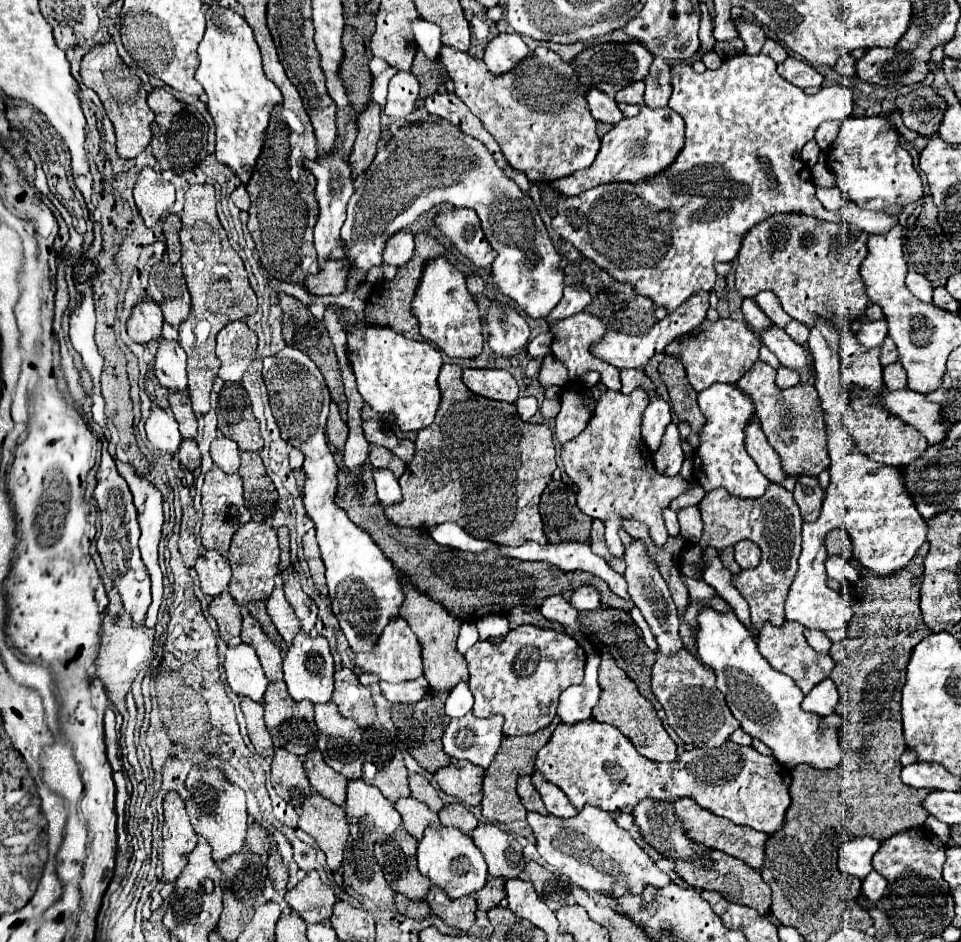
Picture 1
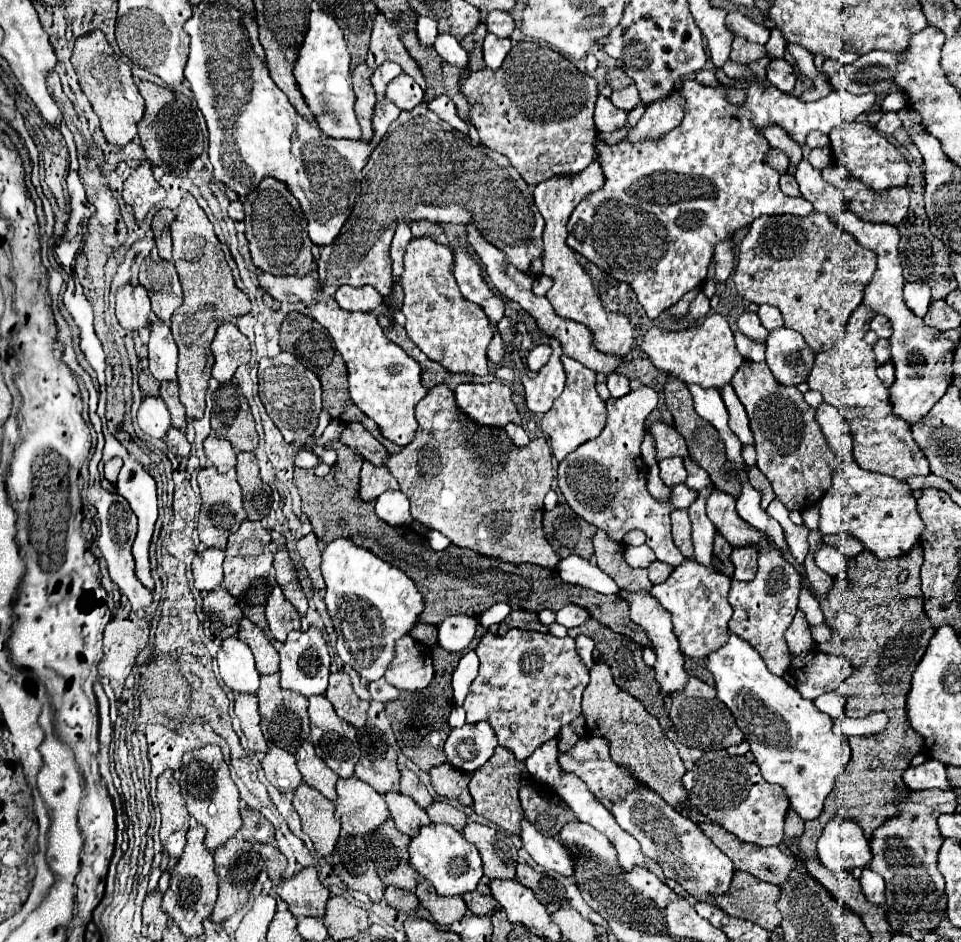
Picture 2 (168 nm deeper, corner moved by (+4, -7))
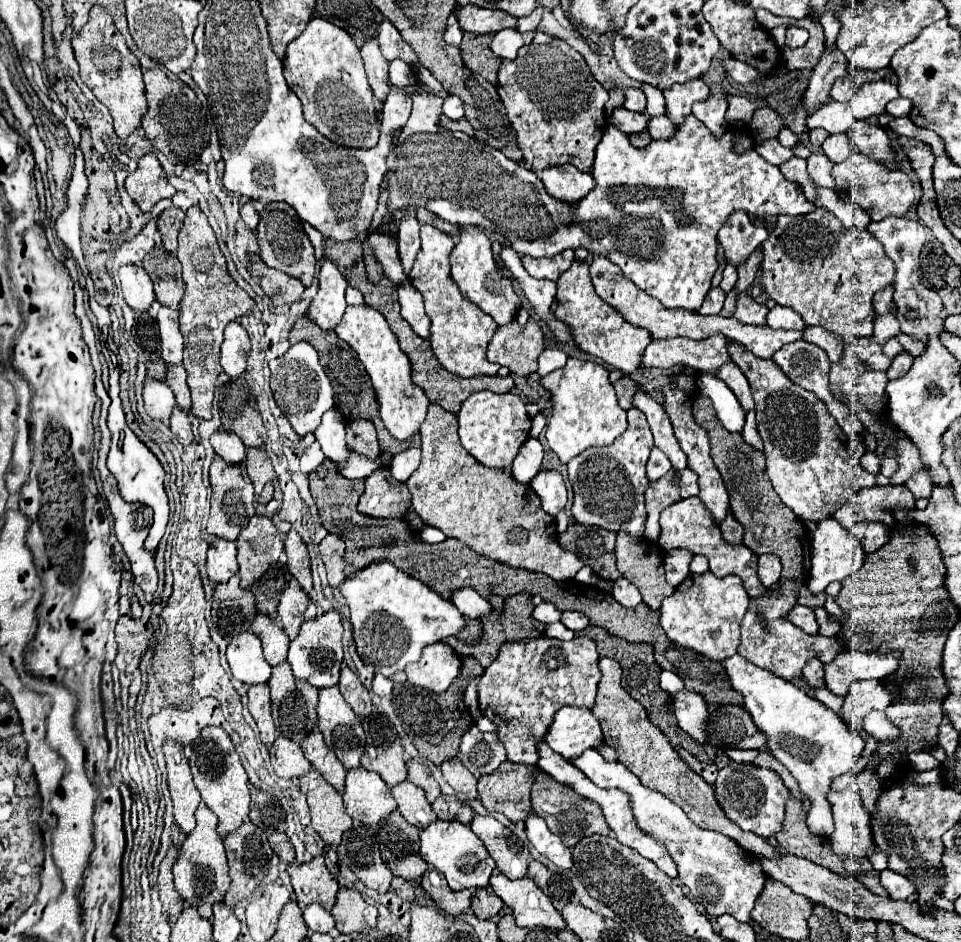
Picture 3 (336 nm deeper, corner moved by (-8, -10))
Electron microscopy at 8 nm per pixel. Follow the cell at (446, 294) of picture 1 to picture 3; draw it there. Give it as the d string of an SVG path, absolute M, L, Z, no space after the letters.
M433 226L421 228L421 250L415 258L415 264L409 272L411 284L423 294L425 300L425 314L431 320L431 336L429 344L435 354L435 358L445 366L449 372L461 376L461 378L473 378L473 376L493 376L501 366L487 360L485 352L489 346L489 340L497 332L495 320L489 318L489 314L481 312L477 304L473 304L469 298L463 296L457 282L451 278L451 250L455 248L455 240L441 230Z

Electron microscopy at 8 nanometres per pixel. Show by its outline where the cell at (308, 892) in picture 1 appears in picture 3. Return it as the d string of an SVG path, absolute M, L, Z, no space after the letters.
M317 856L311 862L305 862L301 866L287 866L287 872L291 876L291 884L299 906L317 902L323 908L329 910L333 908L339 886L333 880L331 872L327 870L323 856Z

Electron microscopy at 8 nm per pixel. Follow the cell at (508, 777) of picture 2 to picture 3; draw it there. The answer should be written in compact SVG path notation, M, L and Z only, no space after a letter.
M503 762L495 772L479 778L479 798L487 812L501 812L511 822L531 814L531 786L539 776L537 766Z

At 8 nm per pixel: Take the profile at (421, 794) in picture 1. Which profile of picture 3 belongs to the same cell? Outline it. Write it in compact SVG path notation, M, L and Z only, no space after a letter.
M409 762L409 764L407 764L407 770L409 770L409 778L407 778L407 780L409 780L411 784L423 788L429 802L435 802L435 800L439 798L441 790L439 790L439 784L435 782L435 778L431 776L429 768L427 768L425 764L419 764L419 762Z

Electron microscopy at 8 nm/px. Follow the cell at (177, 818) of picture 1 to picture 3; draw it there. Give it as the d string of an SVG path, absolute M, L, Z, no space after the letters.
M165 744L165 760L169 772L169 792L173 798L173 818L181 832L187 836L195 828L195 810L201 802L201 796L193 784L183 748L177 748L177 744Z

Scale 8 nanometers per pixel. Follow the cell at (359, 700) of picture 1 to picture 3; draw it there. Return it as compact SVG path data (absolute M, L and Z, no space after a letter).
M347 664L341 666L341 680L339 680L337 686L339 686L345 702L351 706L351 710L353 710L359 718L371 716L369 690L361 684L359 676L357 676L353 670L349 670Z

